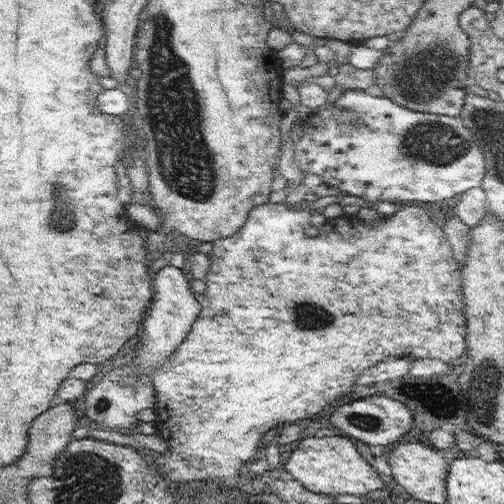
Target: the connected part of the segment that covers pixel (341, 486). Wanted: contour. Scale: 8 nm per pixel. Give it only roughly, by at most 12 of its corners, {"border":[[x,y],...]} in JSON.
{"border":[[342,435],[302,438],[284,468],[308,490],[364,496],[384,486]]}

